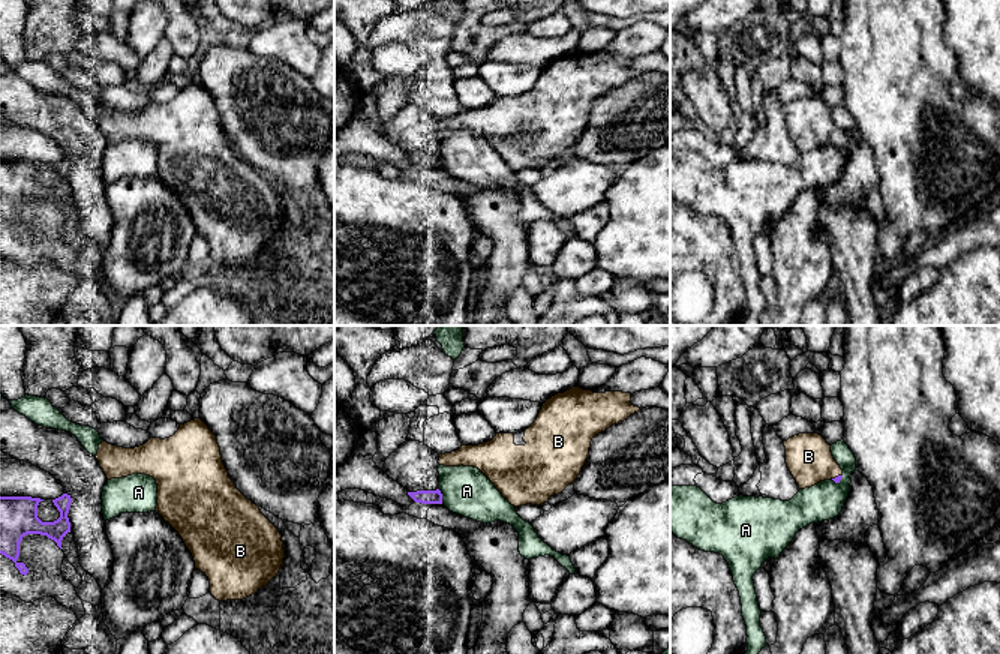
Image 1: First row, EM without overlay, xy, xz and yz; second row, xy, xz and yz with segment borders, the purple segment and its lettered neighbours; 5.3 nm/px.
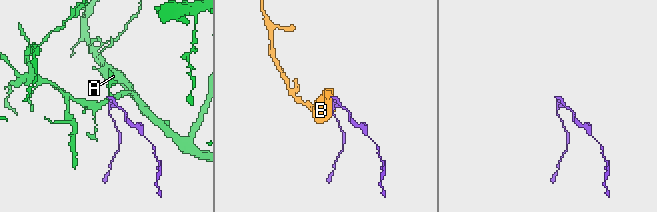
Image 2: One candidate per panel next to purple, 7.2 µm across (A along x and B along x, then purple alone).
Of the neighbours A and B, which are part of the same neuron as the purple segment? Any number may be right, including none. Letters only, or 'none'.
B

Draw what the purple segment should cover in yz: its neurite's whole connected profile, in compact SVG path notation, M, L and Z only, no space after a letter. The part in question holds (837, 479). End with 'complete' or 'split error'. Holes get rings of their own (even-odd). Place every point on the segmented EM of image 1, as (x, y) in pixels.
M799 434L787 441L786 464L799 489L825 480L840 483L843 470L832 456L831 446L819 434Z; split error

